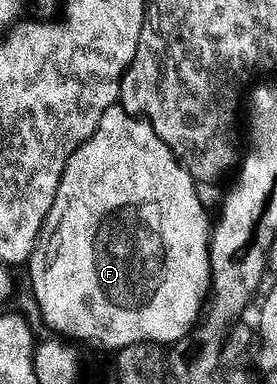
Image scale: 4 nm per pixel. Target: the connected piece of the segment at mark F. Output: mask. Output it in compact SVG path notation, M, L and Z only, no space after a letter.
M116 105L105 109L105 113L101 113L101 121L97 121L97 129L93 134L84 141L73 153L73 157L69 157L69 161L65 165L65 173L61 173L61 181L57 185L57 197L55 203L51 207L51 213L49 216L50 222L53 224L59 223L55 227L55 248L51 251L51 256L48 257L47 263L43 260L42 250L35 250L31 255L29 268L31 267L31 291L35 294L35 303L39 306L39 311L43 314L43 319L52 327L55 331L60 331L63 335L72 335L75 339L84 339L87 343L96 343L99 347L131 347L134 343L147 343L145 345L175 345L178 339L186 337L190 331L198 324L201 318L201 312L205 307L205 300L209 294L209 288L211 285L211 266L209 265L209 253L207 252L207 244L211 238L212 224L207 223L207 215L209 215L208 208L201 205L201 202L197 199L195 190L196 179L189 174L182 165L175 159L174 153L169 149L169 145L165 145L165 141L161 141L161 137L157 137L157 133L153 129L153 125L149 125L146 119L131 115L121 105Z

